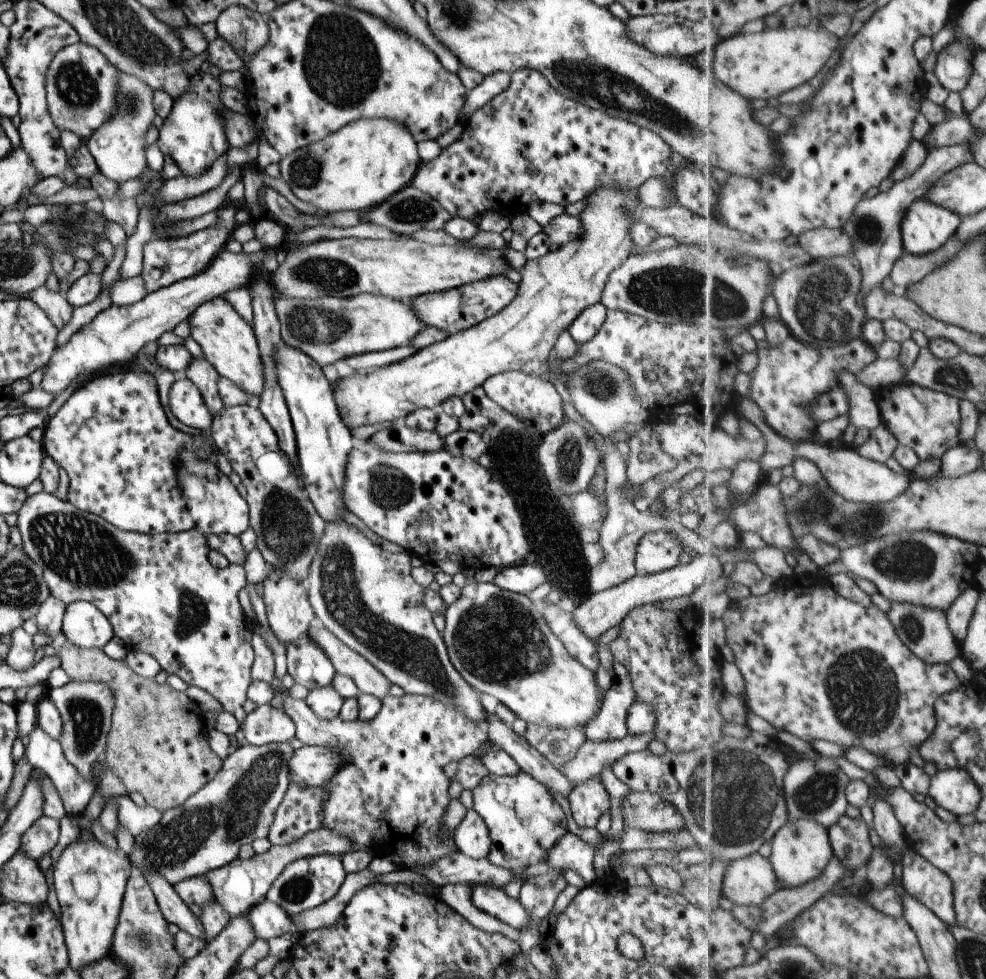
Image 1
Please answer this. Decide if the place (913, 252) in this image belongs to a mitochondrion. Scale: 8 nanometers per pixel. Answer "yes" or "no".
no

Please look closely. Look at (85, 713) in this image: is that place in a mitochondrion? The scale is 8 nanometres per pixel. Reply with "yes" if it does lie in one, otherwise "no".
yes

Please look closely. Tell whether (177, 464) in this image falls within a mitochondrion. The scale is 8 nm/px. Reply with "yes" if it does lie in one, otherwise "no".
no

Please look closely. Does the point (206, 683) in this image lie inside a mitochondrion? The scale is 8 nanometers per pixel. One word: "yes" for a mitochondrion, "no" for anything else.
no

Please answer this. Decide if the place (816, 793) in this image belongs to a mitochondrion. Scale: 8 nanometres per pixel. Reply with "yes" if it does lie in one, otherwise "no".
yes

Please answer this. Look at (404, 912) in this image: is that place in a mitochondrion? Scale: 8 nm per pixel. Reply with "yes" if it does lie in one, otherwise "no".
no

